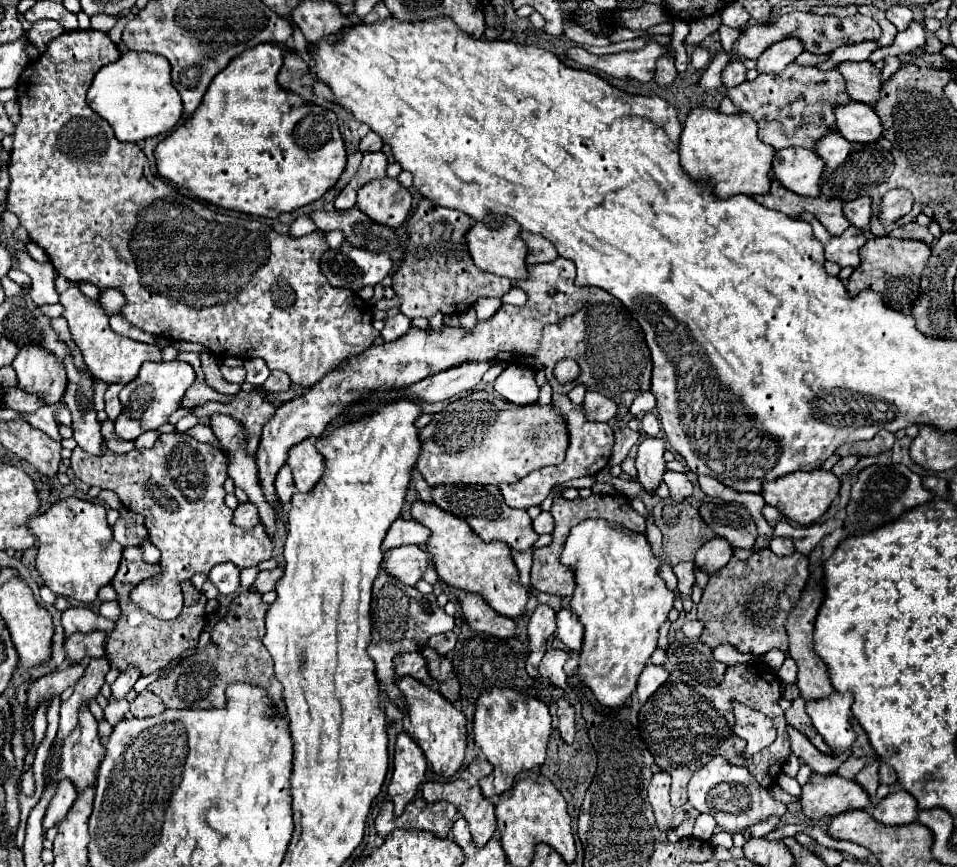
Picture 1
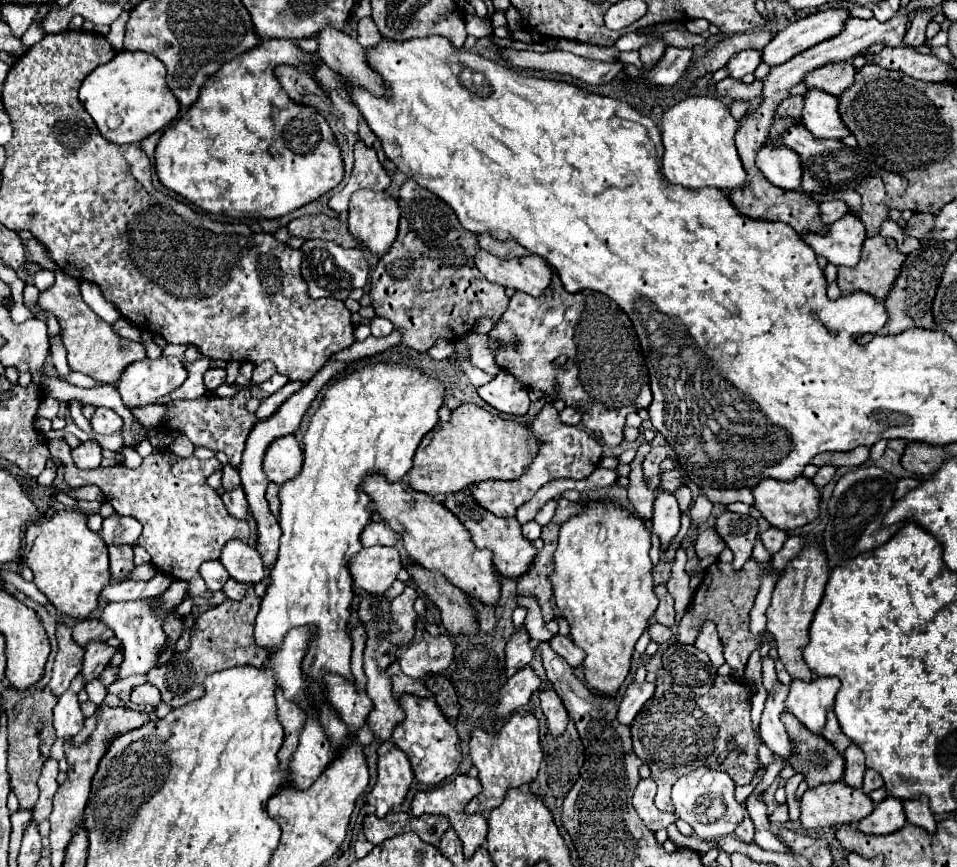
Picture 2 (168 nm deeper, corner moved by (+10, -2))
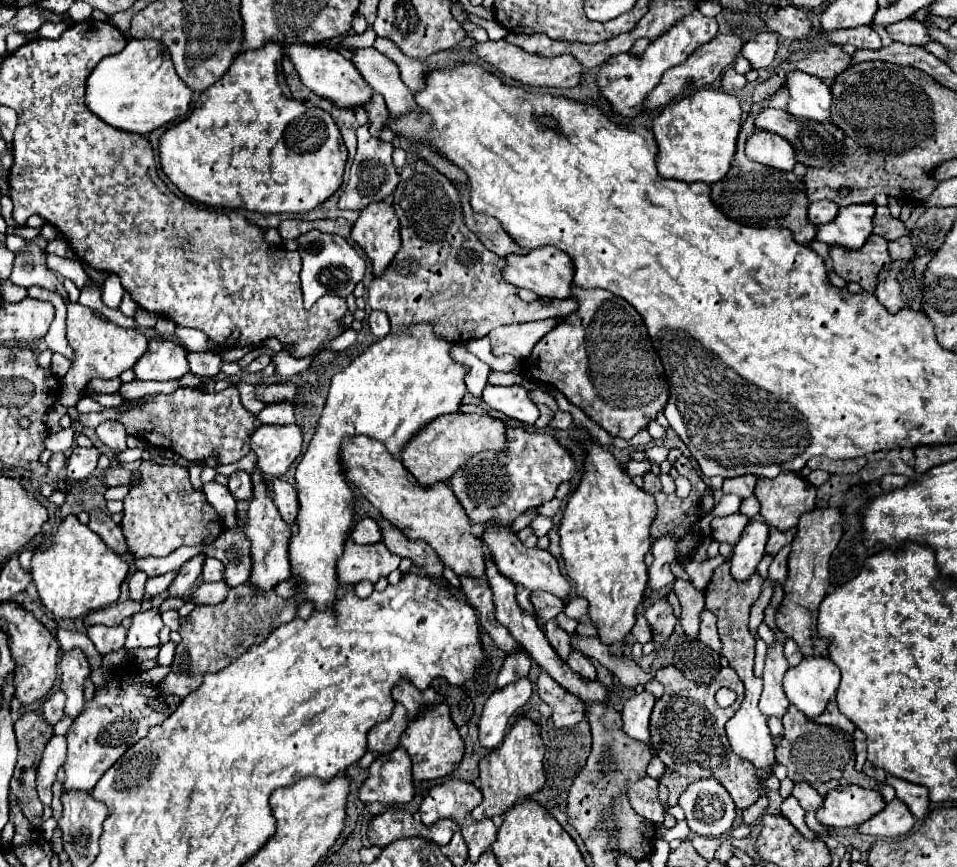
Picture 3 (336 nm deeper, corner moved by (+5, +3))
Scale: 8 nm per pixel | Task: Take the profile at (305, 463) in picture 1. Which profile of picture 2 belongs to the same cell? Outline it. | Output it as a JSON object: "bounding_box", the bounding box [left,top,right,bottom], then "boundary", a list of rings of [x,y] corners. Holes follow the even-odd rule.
{"bounding_box":[263,434,303,486],"boundary":[[[289,434],[269,444],[269,450],[265,452],[263,458],[263,470],[271,482],[279,486],[285,484],[293,476],[297,476],[297,472],[301,472],[301,466],[303,466],[303,452],[295,436]]]}

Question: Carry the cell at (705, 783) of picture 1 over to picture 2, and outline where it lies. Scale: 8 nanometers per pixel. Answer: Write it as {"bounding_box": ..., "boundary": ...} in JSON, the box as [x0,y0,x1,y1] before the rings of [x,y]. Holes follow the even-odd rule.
{"bounding_box":[671,768,745,840],"boundary":[[[697,768],[689,774],[685,774],[671,792],[671,802],[675,806],[675,814],[685,820],[697,838],[701,840],[715,840],[727,834],[733,834],[737,824],[745,816],[745,804],[737,804],[735,800],[735,784],[725,772],[709,770],[709,768]]]}

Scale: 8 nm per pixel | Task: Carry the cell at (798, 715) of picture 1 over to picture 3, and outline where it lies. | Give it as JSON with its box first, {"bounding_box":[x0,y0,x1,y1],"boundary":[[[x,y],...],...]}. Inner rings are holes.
{"bounding_box":[776,705,878,795],"boundary":[[[794,705],[788,707],[788,711],[782,717],[784,735],[776,745],[776,761],[788,767],[788,777],[798,783],[806,781],[810,783],[820,795],[826,795],[830,789],[836,789],[840,785],[862,785],[866,789],[874,789],[878,783],[864,773],[858,773],[854,769],[854,745],[852,735],[844,733],[842,729],[820,725],[806,715],[802,715]]]}

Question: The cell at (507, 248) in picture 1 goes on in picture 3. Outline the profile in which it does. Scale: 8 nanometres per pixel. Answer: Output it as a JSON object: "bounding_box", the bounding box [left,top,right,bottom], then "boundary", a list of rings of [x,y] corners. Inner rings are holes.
{"bounding_box":[502,247,574,299],"boundary":[[[540,247],[534,249],[526,255],[508,255],[504,257],[506,265],[502,267],[502,277],[516,285],[516,287],[526,287],[530,291],[534,291],[538,297],[548,297],[548,299],[566,299],[570,297],[570,283],[572,283],[572,275],[574,275],[574,267],[572,267],[572,259],[558,251],[556,247]]]}

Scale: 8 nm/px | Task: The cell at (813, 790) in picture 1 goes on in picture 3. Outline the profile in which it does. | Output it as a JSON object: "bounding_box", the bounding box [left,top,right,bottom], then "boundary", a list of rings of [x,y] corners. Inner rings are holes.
{"bounding_box":[816,785,884,827],"boundary":[[[846,785],[824,797],[822,807],[816,811],[816,819],[826,827],[856,827],[880,813],[884,805],[880,791]]]}

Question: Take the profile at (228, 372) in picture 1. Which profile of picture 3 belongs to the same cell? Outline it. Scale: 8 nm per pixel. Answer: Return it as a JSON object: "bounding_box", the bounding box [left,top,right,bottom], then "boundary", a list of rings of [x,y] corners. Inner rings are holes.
{"bounding_box":[188,353,222,377],"boundary":[[[188,353],[190,371],[200,377],[216,377],[222,371],[222,359],[216,353]]]}

